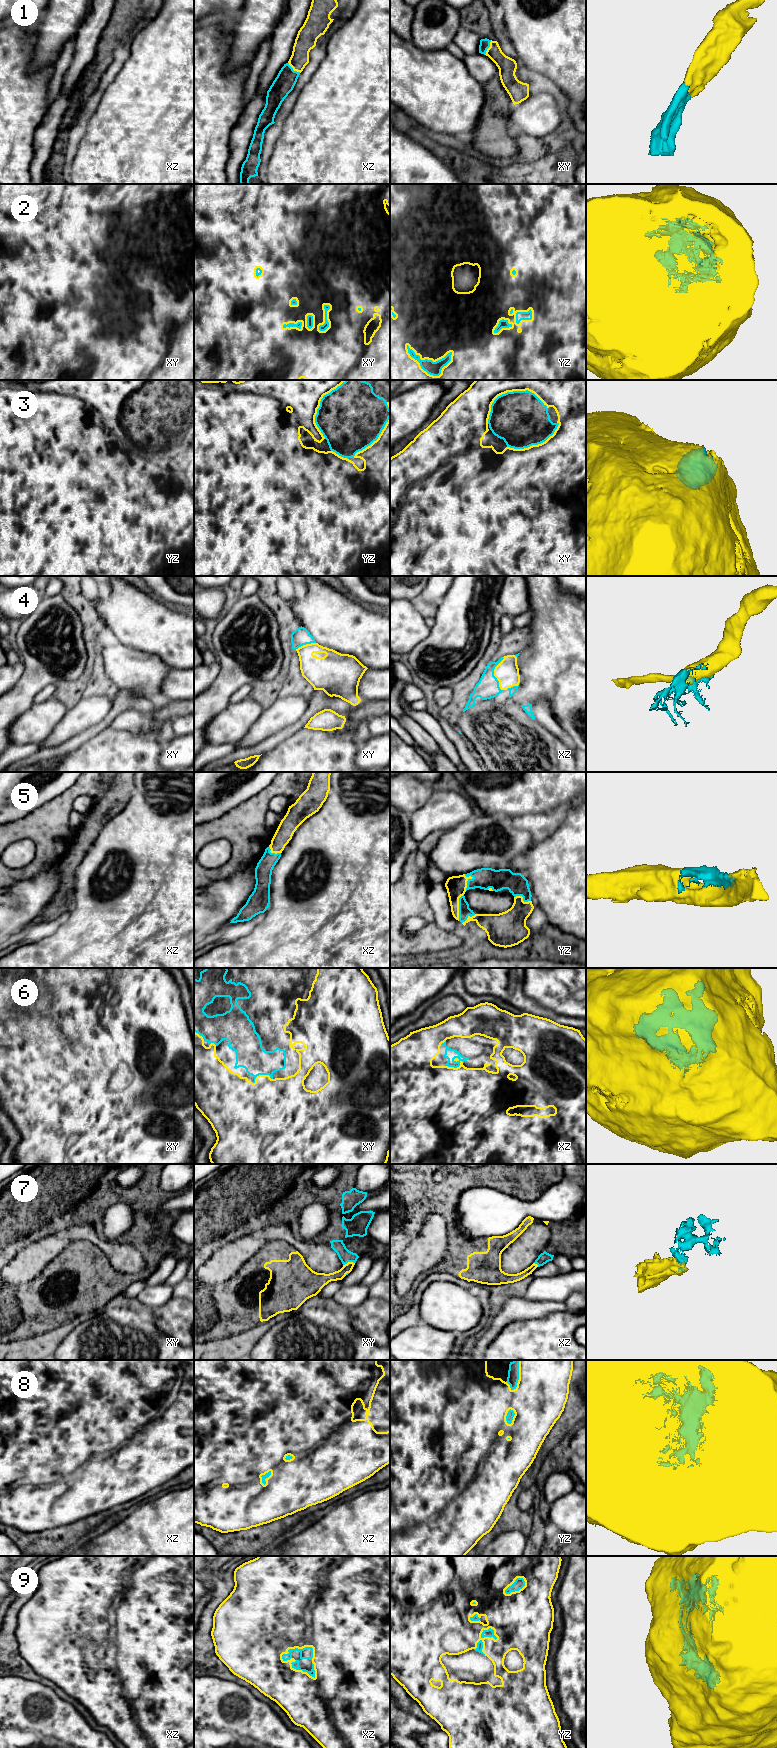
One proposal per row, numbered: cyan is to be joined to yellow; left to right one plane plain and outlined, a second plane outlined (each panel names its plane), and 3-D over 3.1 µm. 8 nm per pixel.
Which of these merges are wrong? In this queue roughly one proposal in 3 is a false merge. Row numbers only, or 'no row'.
no row

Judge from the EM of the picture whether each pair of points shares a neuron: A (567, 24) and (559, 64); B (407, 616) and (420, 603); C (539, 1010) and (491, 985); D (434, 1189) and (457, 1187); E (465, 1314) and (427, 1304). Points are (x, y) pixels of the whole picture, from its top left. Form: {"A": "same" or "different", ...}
{"A": "same", "B": "different", "C": "same", "D": "same", "E": "same"}

